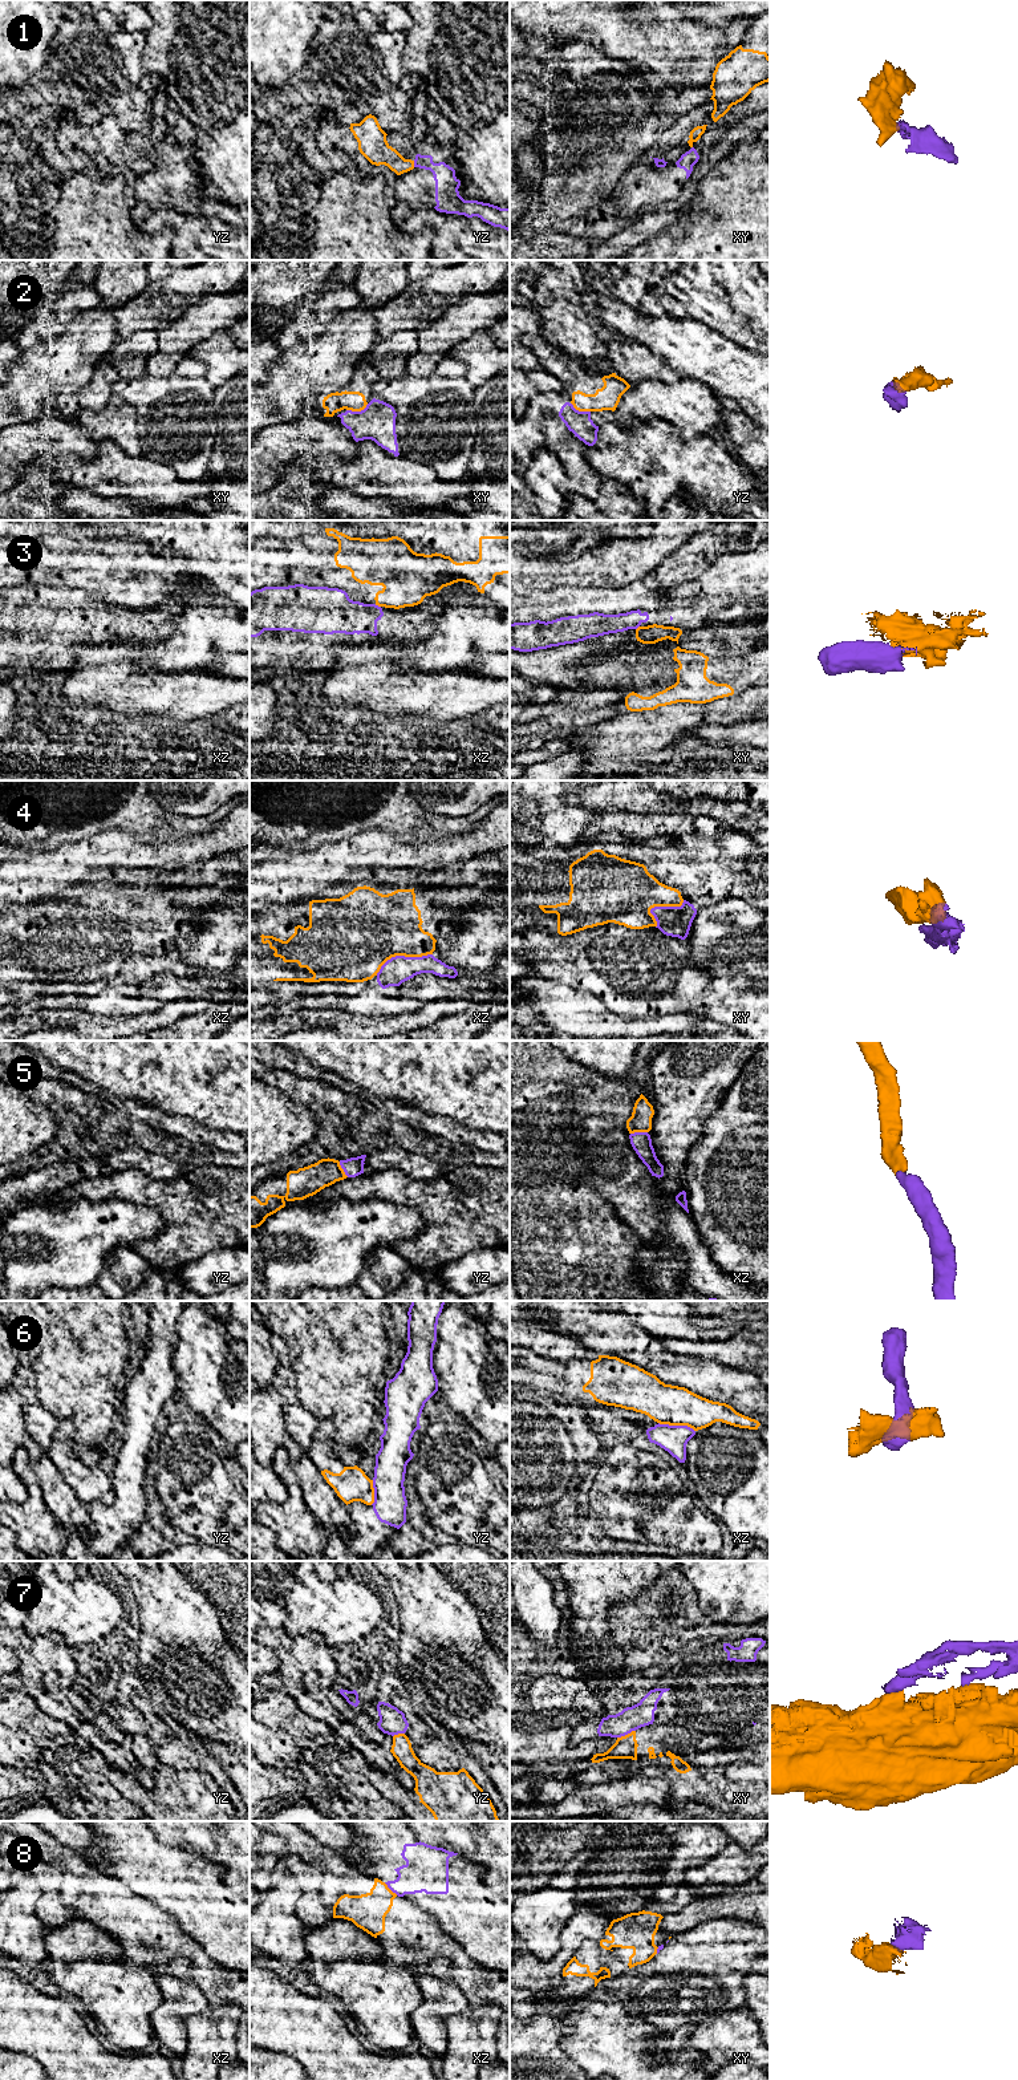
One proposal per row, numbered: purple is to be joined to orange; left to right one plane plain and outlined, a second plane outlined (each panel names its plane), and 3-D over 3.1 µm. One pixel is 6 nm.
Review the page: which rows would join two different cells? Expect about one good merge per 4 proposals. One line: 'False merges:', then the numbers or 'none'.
False merges: 1, 2, 3, 4, 6, 7, 8

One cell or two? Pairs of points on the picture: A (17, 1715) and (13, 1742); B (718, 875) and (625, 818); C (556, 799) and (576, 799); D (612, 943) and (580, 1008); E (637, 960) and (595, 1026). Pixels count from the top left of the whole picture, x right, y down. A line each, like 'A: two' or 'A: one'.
A: two
B: one
C: two
D: two
E: two

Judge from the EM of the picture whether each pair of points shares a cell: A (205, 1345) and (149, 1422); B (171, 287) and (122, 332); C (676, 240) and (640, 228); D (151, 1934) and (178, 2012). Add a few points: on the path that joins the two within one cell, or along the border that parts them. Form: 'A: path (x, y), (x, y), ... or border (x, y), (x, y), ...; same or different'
A: border (171, 1351), (171, 1367), (178, 1390); different
B: path (159, 296), (134, 320); same
C: border (661, 228), (636, 246); different
D: border (165, 1971), (189, 1979), (194, 1985); different

